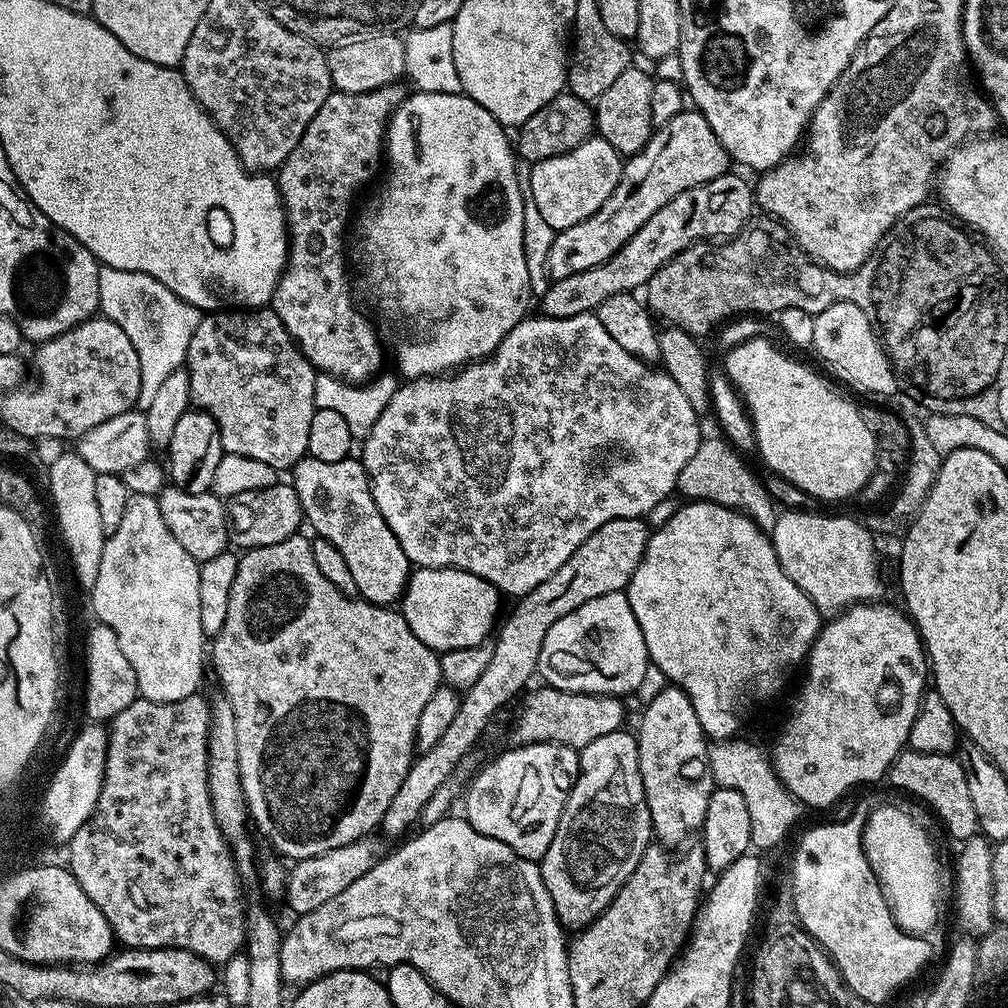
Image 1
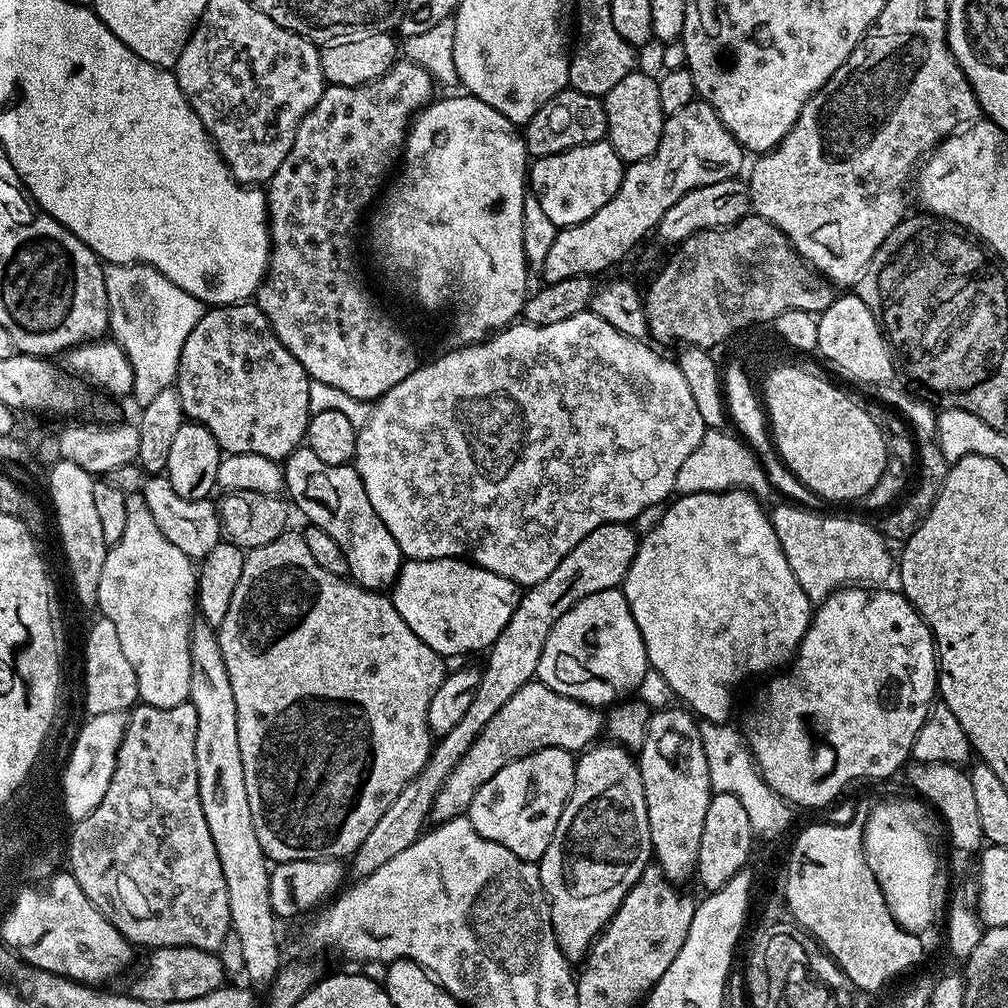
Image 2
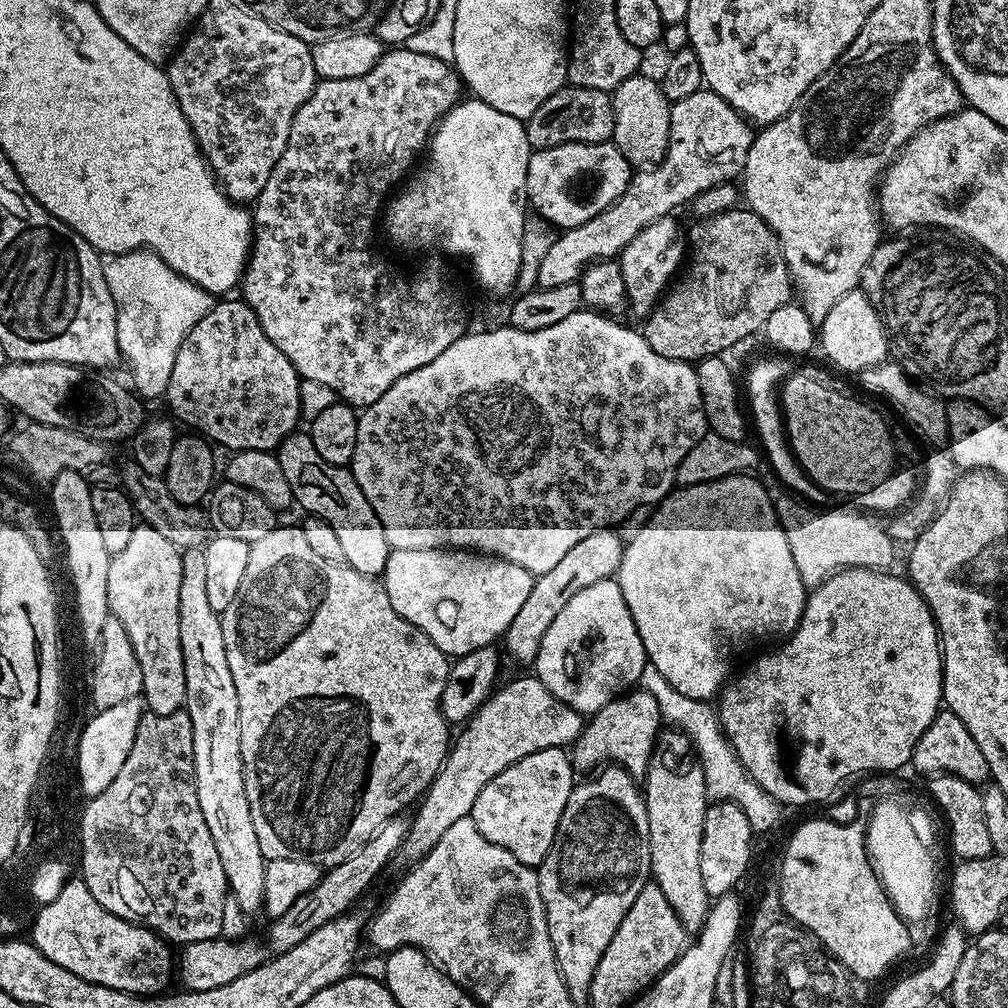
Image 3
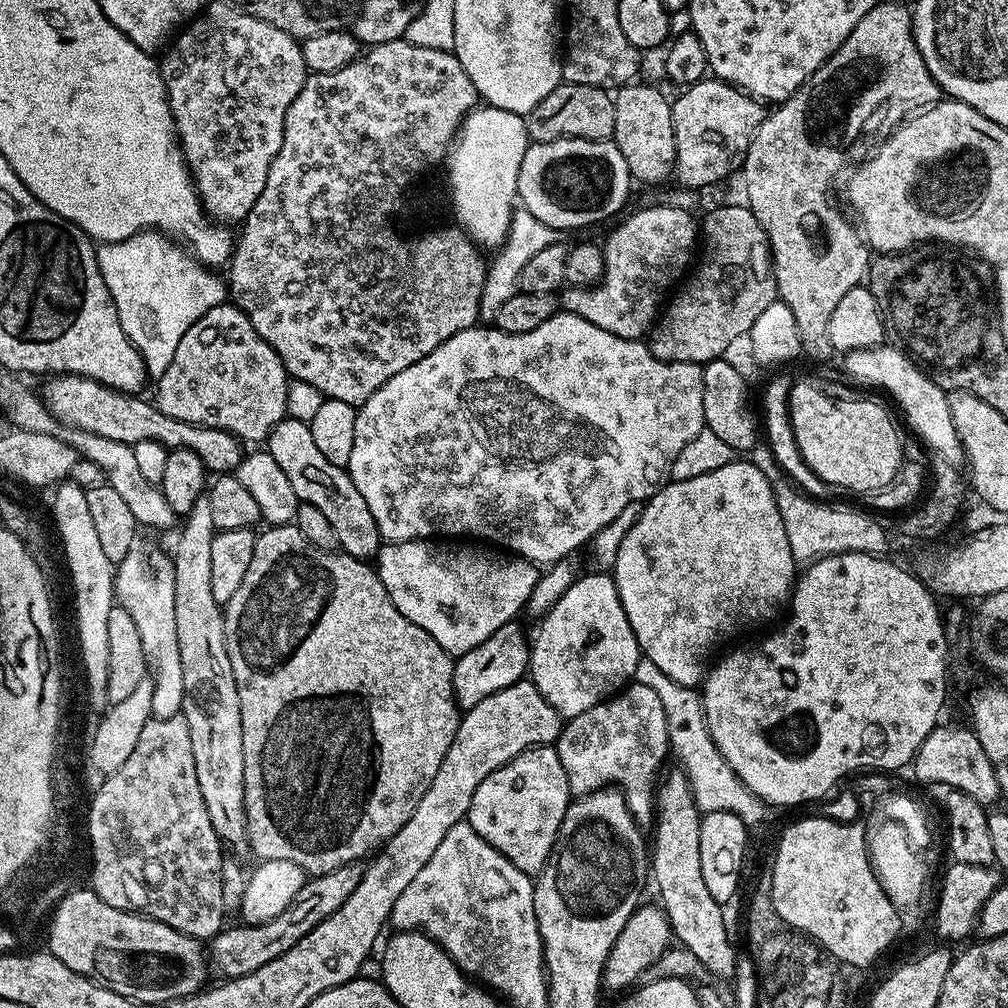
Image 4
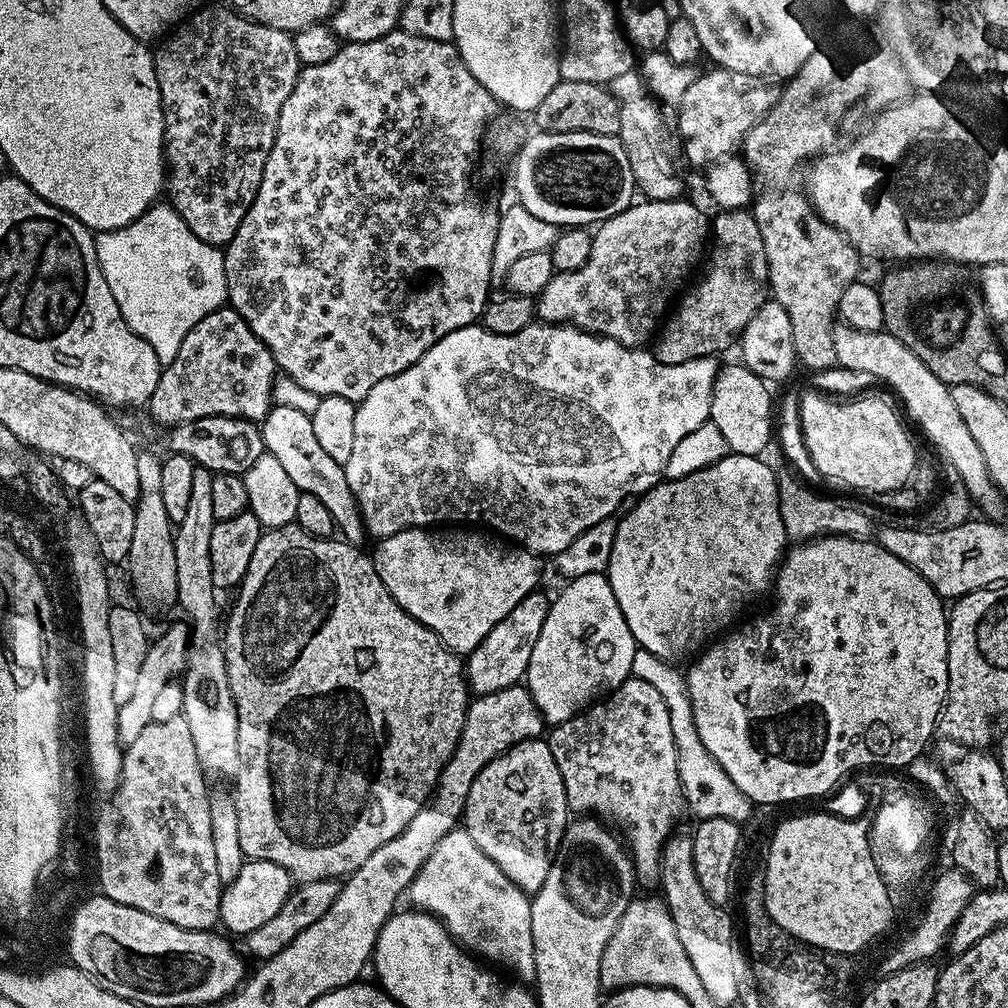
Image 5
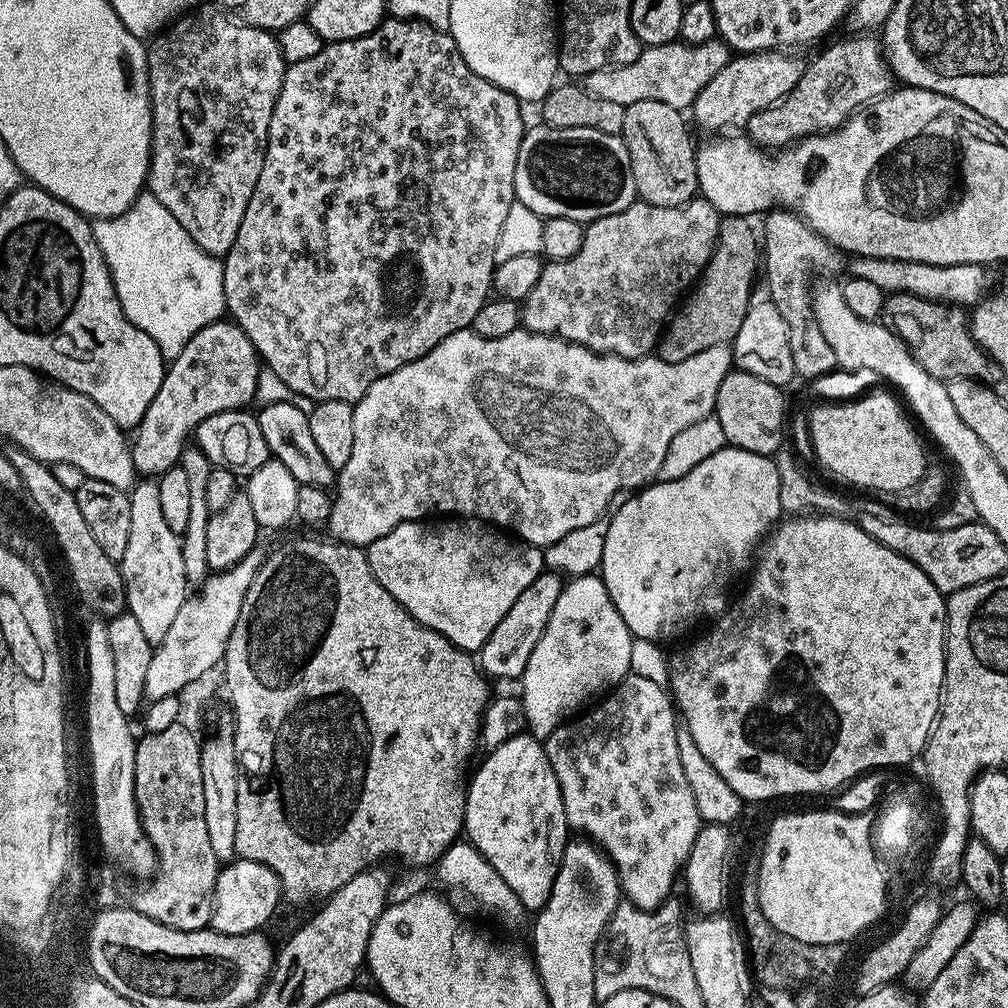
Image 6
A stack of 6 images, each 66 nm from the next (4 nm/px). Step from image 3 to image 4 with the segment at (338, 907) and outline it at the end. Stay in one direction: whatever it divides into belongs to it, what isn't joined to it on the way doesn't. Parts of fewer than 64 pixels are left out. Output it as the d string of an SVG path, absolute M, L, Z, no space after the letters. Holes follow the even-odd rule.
M357 862L342 866L338 870L330 870L321 876L305 879L302 890L298 890L294 902L290 902L290 906L286 906L286 910L282 910L278 918L270 918L270 922L261 924L240 922L237 923L237 928L225 927L218 935L212 937L206 948L206 955L215 975L217 972L220 978L233 980L239 976L254 974L254 970L262 970L266 962L274 962L274 958L298 946L298 942L302 942L302 938L306 938L306 934L310 934L314 926L330 918L330 914L334 914L334 910L338 910L338 906L342 906L342 902L346 902L350 894L354 894L358 882L362 882L364 870L365 865Z

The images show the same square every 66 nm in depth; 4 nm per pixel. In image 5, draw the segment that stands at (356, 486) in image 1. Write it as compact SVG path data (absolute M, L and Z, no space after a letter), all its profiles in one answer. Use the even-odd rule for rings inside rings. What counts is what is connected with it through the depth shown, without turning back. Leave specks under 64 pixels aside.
M274 406L264 417L259 430L267 455L278 458L278 463L285 468L294 486L298 486L300 492L322 498L326 510L330 510L334 518L339 535L349 544L363 545L363 540L366 540L364 515L360 513L358 502L346 482L344 466L334 462L334 458L330 458L330 454L322 450L322 445L314 435L312 417L302 414L302 410L292 409L291 406Z

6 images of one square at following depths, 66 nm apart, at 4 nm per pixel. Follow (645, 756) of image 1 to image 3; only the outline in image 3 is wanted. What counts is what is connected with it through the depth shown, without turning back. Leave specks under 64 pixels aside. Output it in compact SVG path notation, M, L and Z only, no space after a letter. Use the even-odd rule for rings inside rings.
M664 730L656 737L656 745L648 763L648 770L642 777L642 795L648 825L650 826L650 866L652 867L651 879L666 894L666 902L674 906L674 914L682 922L685 933L696 934L703 928L710 898L706 894L706 886L702 883L702 822L704 812L709 806L705 779L702 778L700 759L692 749L691 742L679 730Z

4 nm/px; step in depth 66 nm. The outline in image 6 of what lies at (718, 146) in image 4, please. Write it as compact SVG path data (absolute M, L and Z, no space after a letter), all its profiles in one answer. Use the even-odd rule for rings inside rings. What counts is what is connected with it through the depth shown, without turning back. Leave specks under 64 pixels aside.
M769 50L766 52L745 52L743 54L736 54L729 59L729 62L726 66L722 66L722 70L718 70L718 74L714 74L714 78L710 78L710 82L706 82L706 86L701 90L698 94L698 98L695 102L693 102L692 107L690 109L691 119L694 121L696 119L696 124L700 128L709 128L709 133L716 134L721 130L727 129L724 128L727 124L740 124L740 126L747 125L748 119L750 119L754 114L758 114L758 110L762 110L763 108L771 108L772 105L777 104L778 101L784 99L785 96L790 94L790 90L794 90L794 86L798 83L798 81L802 78L802 74L804 73L806 67L806 60L803 60L800 56L792 56L791 51L788 50Z

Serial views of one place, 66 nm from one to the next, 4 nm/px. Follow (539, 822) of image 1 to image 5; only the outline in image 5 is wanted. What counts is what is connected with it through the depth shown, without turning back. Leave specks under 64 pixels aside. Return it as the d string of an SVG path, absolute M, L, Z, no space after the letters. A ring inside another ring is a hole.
M537 738L509 748L497 760L490 761L482 770L482 774L478 774L478 778L474 778L474 786L470 786L470 794L466 798L462 827L465 832L470 834L470 838L474 838L474 846L478 846L478 850L482 850L482 854L486 854L486 858L490 858L495 862L502 870L502 874L506 874L524 892L535 894L538 890L542 890L542 882L546 882L546 874L550 874L552 859L556 857L556 851L562 842L562 834L564 833L564 828L568 825L569 819L570 809L568 807L568 799L566 798L566 790L562 786L562 774L558 774L558 762L554 762L554 754L550 754L550 746L547 739Z

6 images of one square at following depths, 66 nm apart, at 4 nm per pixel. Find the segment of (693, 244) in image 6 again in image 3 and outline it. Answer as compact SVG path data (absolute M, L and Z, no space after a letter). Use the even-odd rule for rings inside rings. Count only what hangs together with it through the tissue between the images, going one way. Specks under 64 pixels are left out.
M664 216L661 220L650 222L641 232L620 251L618 271L624 283L627 307L639 318L647 317L656 307L661 296L673 283L686 260L686 232L676 218Z

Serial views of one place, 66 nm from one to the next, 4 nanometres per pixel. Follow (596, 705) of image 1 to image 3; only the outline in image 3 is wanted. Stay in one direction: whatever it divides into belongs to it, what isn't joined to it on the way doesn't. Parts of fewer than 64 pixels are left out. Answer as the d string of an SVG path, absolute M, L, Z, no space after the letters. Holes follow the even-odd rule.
M520 676L502 688L493 691L482 707L459 729L460 737L457 740L455 737L449 747L440 773L415 805L416 817L411 817L408 833L398 853L399 859L405 860L405 865L419 862L438 844L438 838L442 838L442 834L458 822L458 818L471 816L474 802L478 802L478 794L482 794L482 786L498 778L502 770L514 766L514 762L530 754L538 754L538 750L567 749L579 738L586 723L585 717L546 690L539 676Z

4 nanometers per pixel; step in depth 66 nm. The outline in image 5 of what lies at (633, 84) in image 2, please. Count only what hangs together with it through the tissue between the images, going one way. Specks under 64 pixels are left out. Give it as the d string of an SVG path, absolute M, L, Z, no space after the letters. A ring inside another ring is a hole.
M651 95L635 96L620 105L620 141L630 158L637 189L650 200L674 200L685 195L682 141L675 123L664 113L665 105Z

